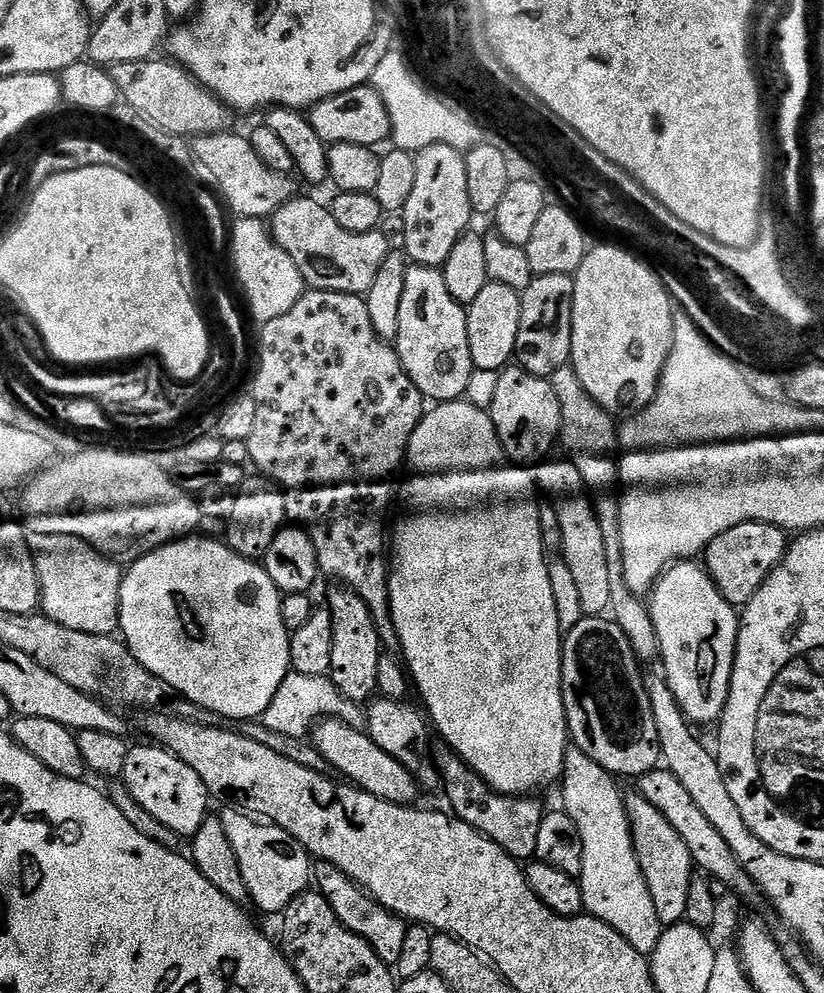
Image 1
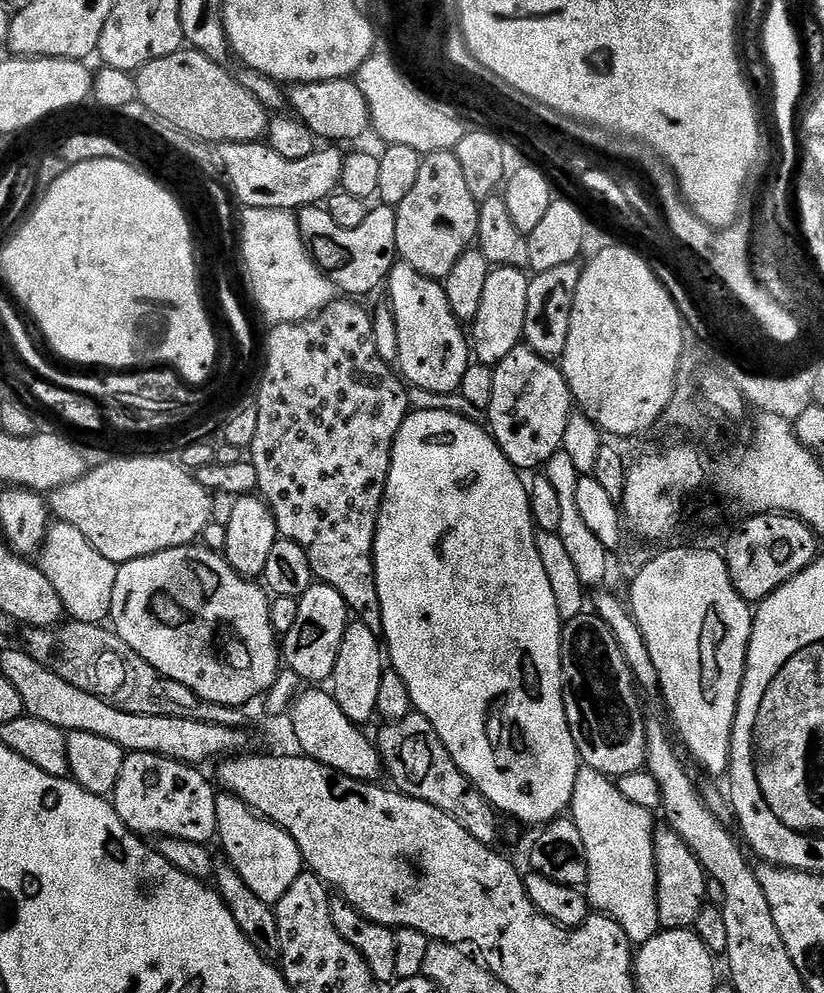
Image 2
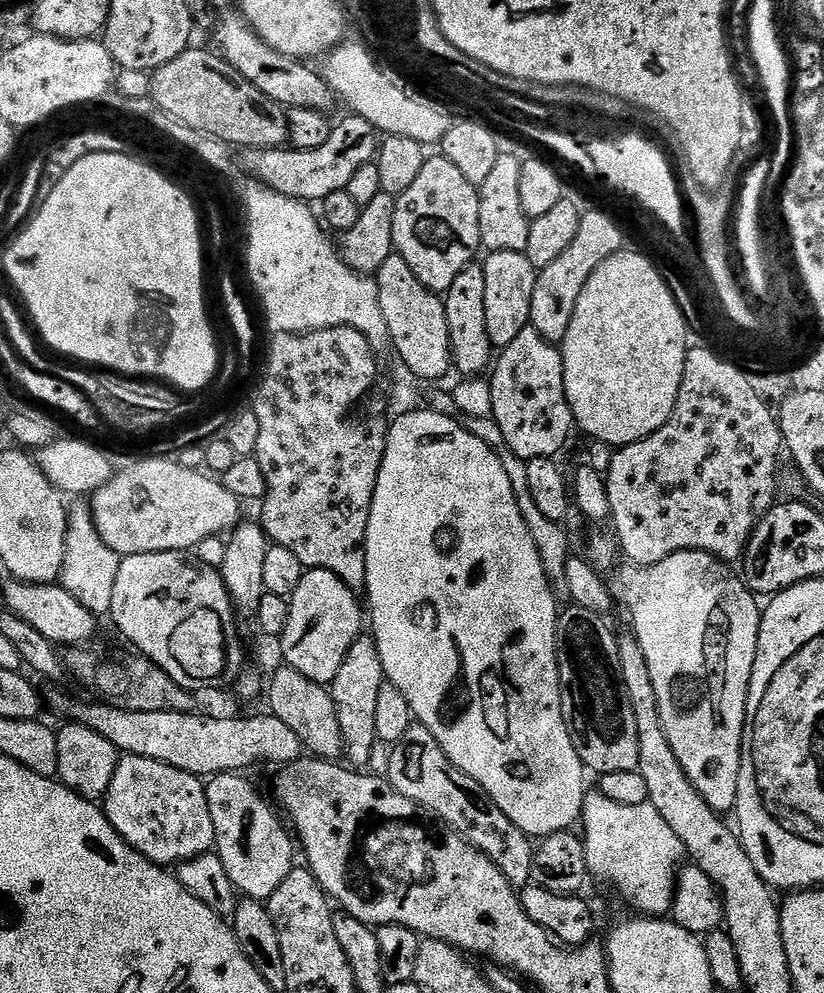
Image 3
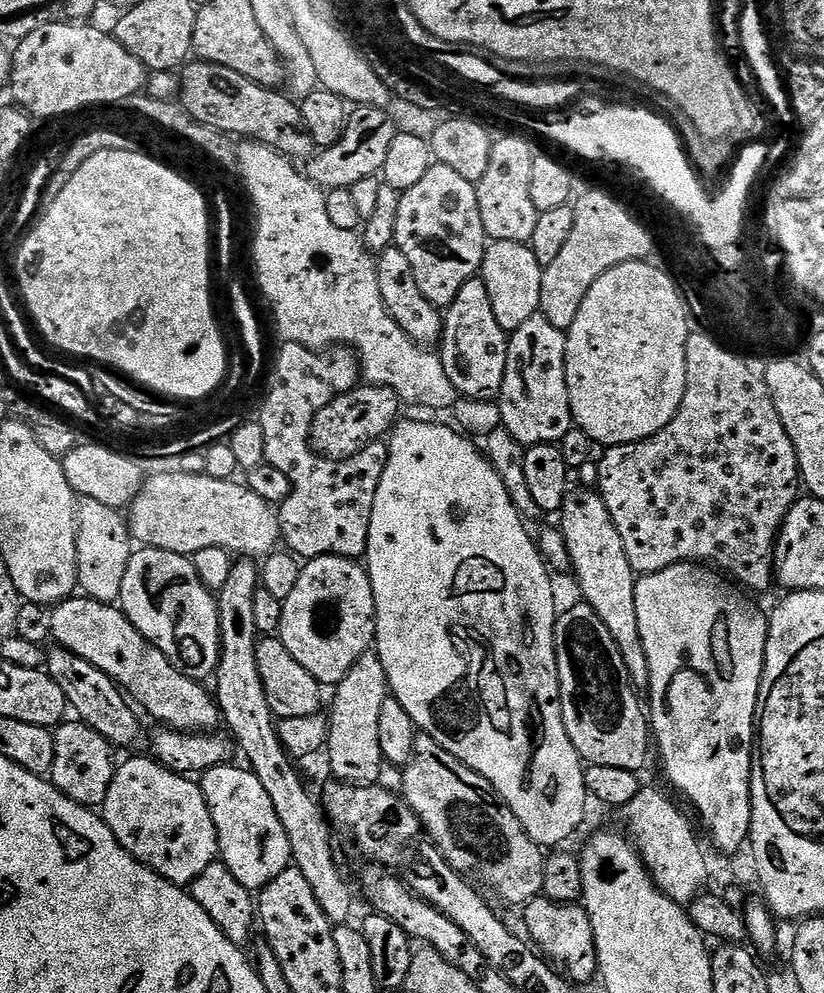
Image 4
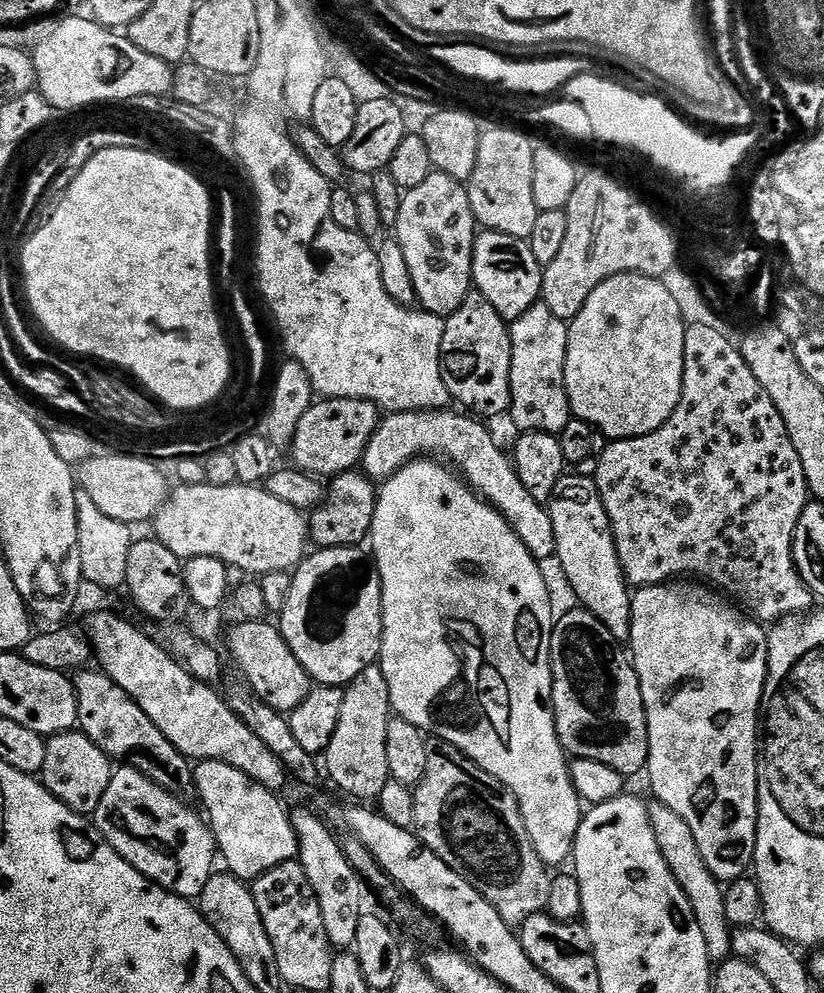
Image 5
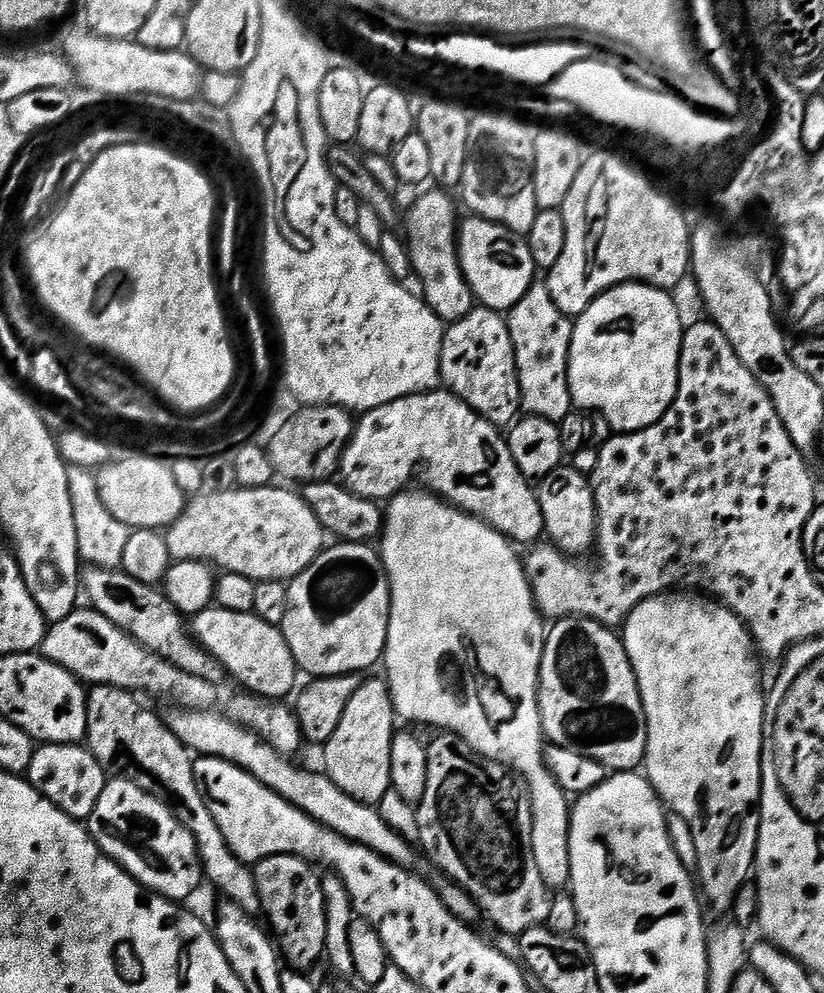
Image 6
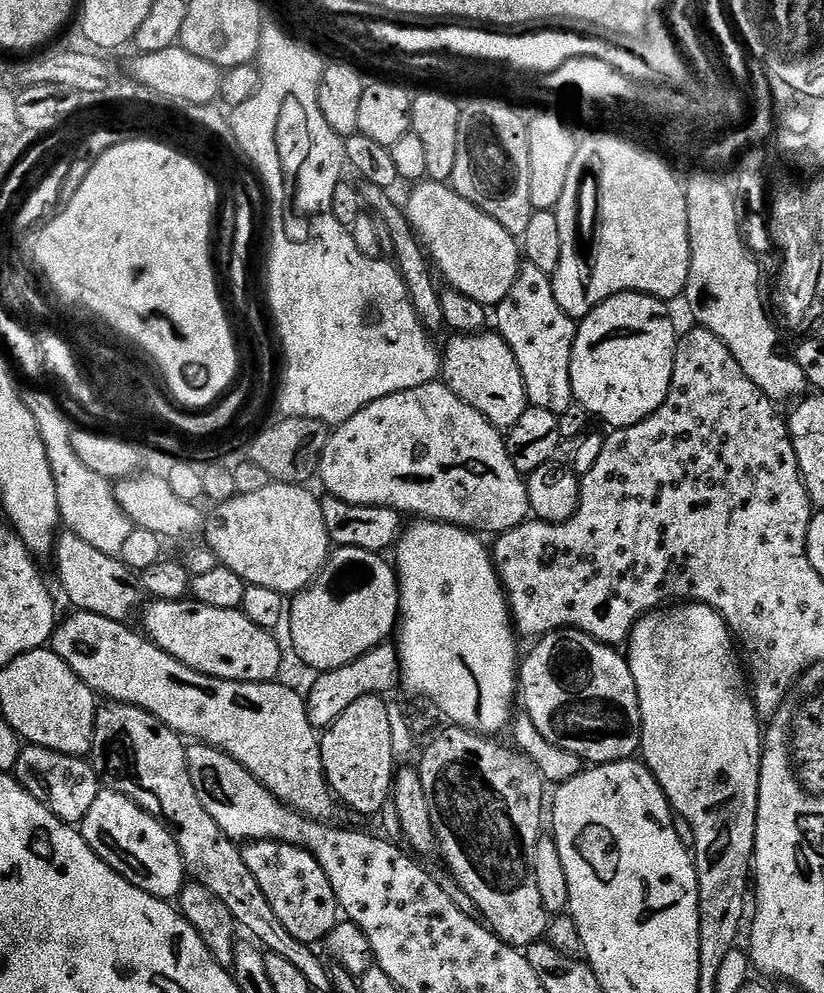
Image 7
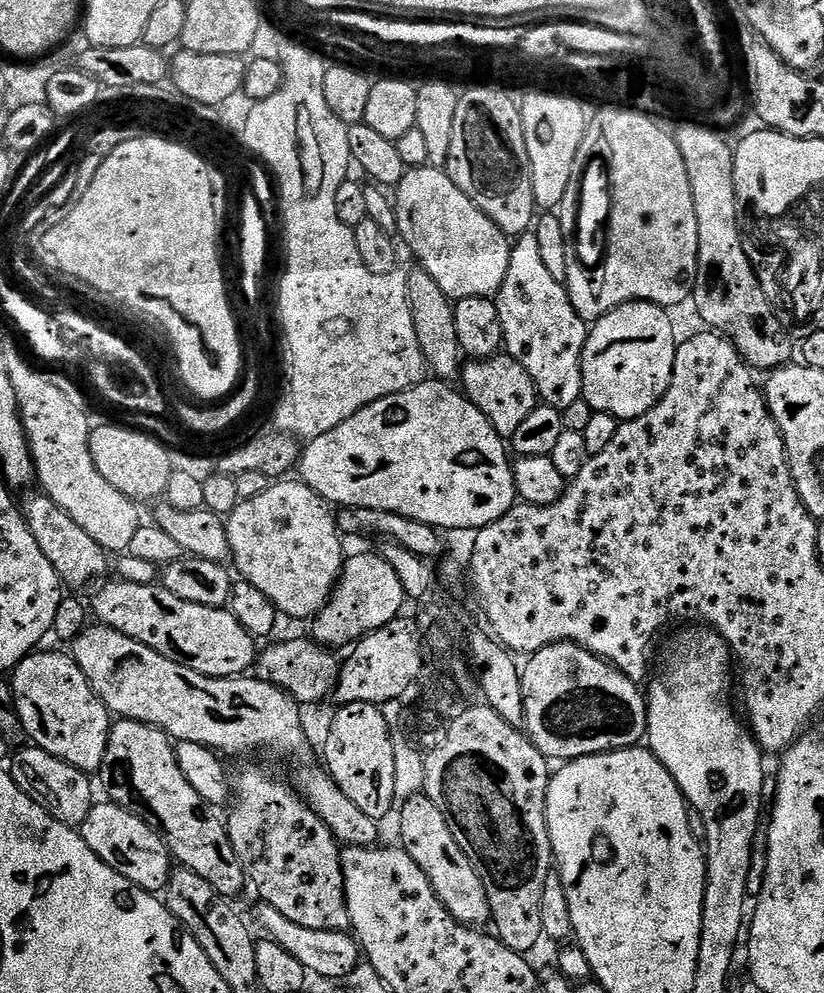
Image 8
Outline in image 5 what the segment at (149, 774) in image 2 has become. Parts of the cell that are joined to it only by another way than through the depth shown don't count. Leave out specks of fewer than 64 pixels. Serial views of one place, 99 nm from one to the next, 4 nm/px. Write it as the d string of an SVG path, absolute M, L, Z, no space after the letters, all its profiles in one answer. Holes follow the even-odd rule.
M120 766L113 771L110 786L106 786L106 794L102 794L102 802L98 802L94 823L106 842L114 846L116 853L126 862L130 862L130 866L134 866L134 870L141 872L147 880L167 888L175 896L199 898L206 882L210 882L214 875L216 860L218 864L218 849L216 838L205 817L184 804L187 803L181 797L170 794L153 780L143 776L134 766Z

